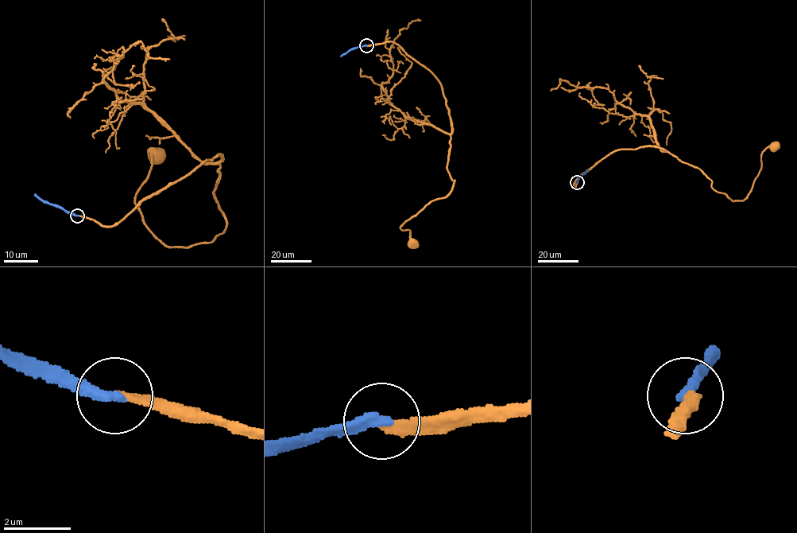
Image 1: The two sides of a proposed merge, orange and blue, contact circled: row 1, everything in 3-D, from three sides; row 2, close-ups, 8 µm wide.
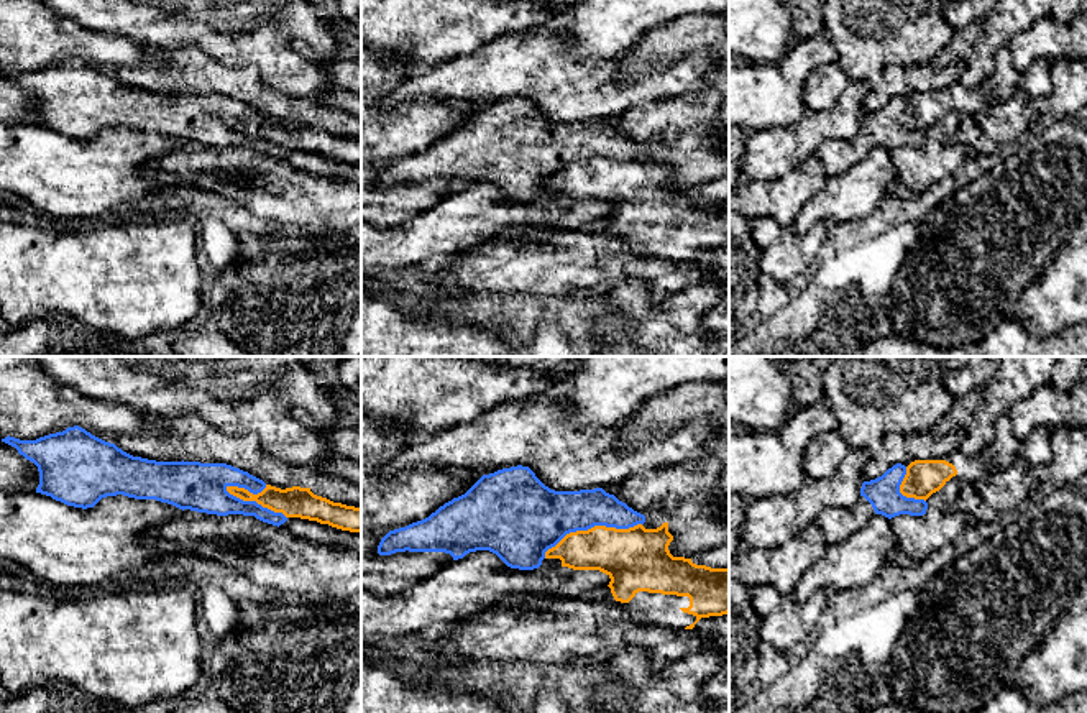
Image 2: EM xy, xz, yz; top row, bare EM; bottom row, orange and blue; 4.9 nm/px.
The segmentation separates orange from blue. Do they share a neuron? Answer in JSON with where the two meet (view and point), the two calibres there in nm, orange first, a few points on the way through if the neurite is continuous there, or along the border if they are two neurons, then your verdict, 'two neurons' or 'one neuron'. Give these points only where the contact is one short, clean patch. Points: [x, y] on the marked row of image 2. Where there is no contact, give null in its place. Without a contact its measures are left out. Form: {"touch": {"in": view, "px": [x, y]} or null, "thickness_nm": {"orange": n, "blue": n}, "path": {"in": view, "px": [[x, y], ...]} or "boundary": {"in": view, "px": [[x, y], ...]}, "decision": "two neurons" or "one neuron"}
{"touch": {"in": "xy", "px": [255, 500]}, "thickness_nm": {"orange": 150, "blue": 200}, "decision": "two neurons"}

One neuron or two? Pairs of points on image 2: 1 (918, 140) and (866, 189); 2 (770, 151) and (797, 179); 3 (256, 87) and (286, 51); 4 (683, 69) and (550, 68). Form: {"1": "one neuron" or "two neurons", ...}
{"1": "two neurons", "2": "two neurons", "3": "two neurons", "4": "one neuron"}

